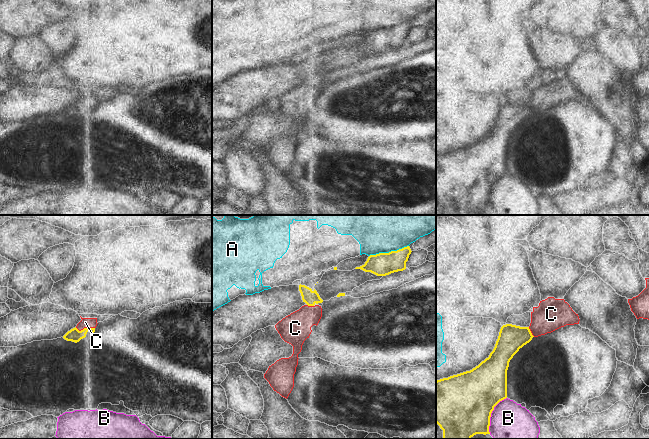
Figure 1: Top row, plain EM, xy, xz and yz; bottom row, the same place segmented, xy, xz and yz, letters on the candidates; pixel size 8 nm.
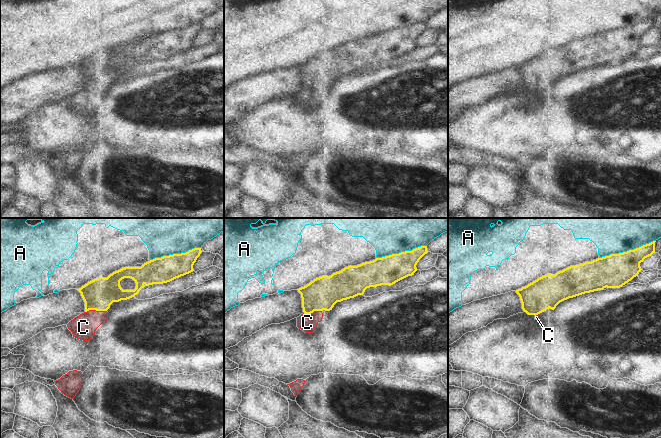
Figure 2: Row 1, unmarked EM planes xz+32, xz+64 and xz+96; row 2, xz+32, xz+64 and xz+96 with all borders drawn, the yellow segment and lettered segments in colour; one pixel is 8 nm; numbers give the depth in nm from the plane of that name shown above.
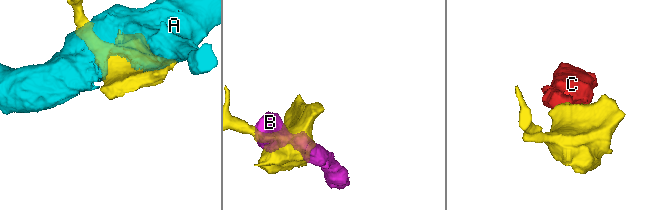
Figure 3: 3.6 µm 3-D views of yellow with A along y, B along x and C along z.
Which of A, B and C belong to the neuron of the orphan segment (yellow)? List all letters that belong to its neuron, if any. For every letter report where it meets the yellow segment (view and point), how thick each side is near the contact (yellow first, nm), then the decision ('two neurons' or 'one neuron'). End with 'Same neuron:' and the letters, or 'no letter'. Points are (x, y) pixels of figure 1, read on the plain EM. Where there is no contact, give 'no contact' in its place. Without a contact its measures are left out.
A: contact xz (389, 28); calibres 190 and 240 nm; two neurons
B: contact yz (490, 190); calibres 480 and 360 nm; two neurons
C: contact xy (85, 104); calibres 110 and 80 nm; one neuron
Same neuron: C

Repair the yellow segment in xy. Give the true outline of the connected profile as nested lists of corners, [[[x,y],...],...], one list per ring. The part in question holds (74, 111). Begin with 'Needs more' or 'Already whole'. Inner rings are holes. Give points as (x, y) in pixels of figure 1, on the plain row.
Needs more. [[[82,94],[77,102],[68,107],[63,114],[67,117],[79,118],[81,115],[86,113],[87,108],[94,110],[97,102],[97,94]]]

